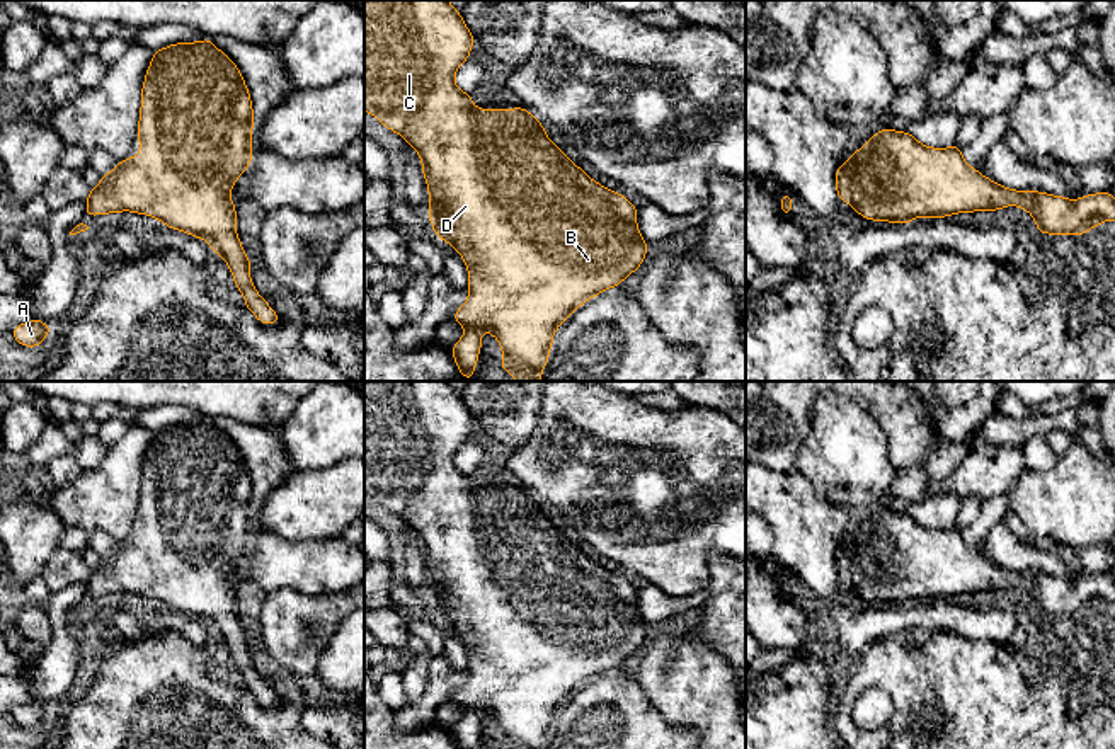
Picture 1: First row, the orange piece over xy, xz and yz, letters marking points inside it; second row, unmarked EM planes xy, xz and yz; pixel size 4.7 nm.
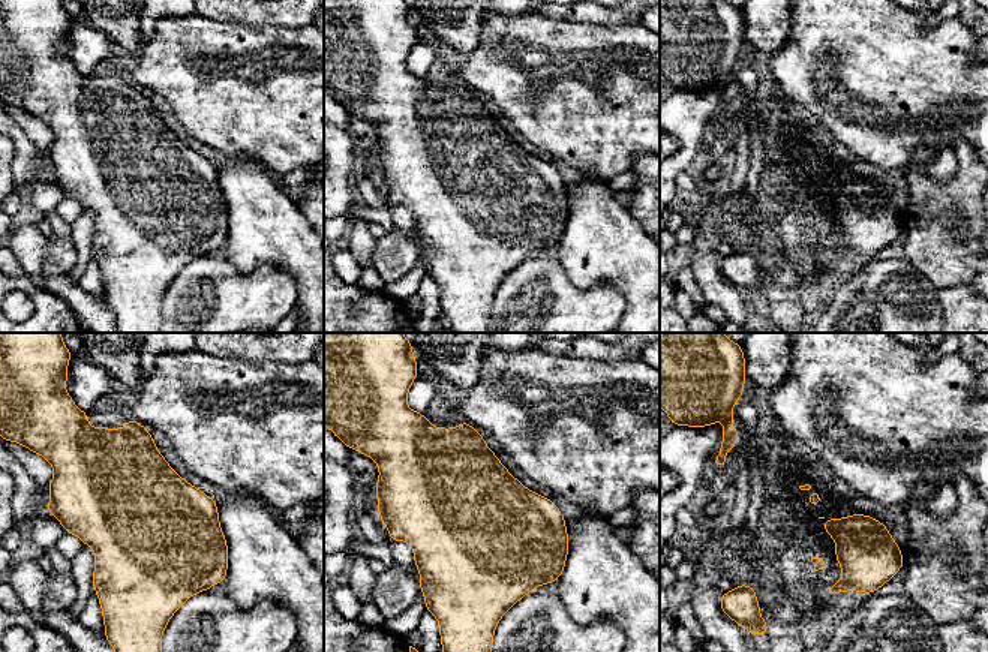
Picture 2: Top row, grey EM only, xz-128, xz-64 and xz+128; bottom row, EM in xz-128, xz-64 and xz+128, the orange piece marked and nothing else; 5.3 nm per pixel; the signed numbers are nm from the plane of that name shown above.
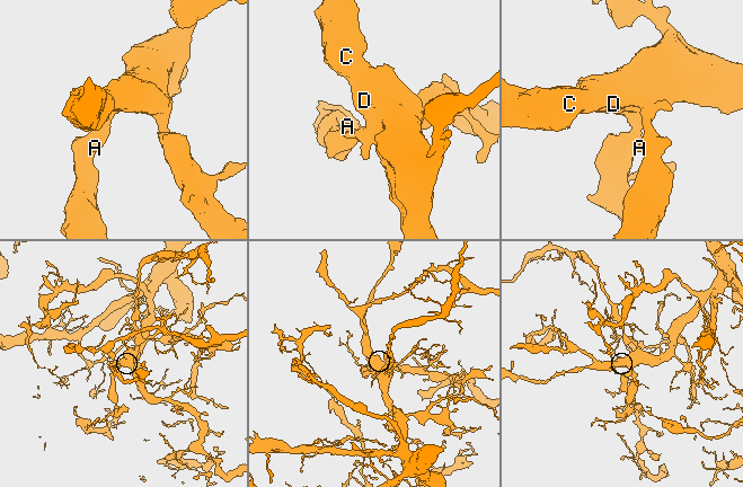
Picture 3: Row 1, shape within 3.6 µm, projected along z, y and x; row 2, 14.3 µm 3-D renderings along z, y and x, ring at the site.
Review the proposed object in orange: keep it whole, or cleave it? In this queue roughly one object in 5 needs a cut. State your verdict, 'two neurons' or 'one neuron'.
one neuron

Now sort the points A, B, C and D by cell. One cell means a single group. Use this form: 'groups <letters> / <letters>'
groups A B C D

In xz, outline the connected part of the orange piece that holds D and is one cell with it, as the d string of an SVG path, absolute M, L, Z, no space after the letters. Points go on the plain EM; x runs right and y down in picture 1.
M364 381L364 492L373 495L385 509L398 514L412 528L422 543L422 558L427 563L429 591L432 613L446 625L456 630L468 650L468 681L451 698L466 712L463 718L451 727L456 749L477 749L482 732L480 717L490 713L502 729L500 749L545 749L550 740L550 730L555 712L584 684L601 676L608 669L616 669L625 659L633 655L647 638L649 625L642 618L637 596L638 591L620 574L615 574L592 562L579 546L575 546L545 514L526 489L514 490L477 490L470 473L461 473L455 465L456 451L470 439L475 419L466 409L461 395L448 381Z

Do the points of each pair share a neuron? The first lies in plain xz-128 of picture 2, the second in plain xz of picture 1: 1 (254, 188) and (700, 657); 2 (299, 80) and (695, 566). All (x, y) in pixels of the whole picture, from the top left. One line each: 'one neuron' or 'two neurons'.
1: one neuron
2: one neuron

